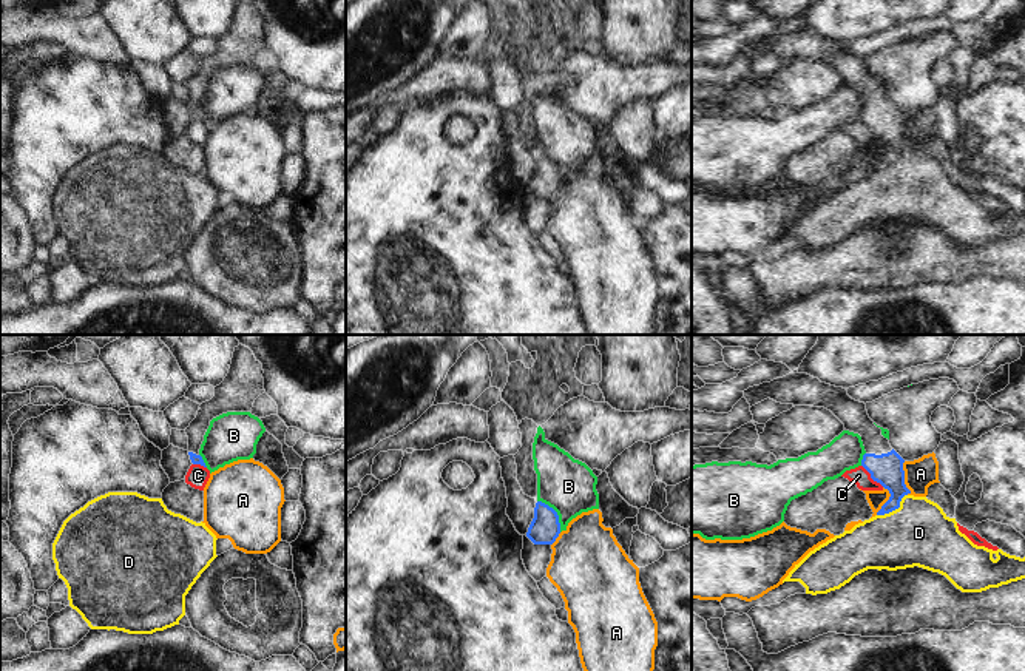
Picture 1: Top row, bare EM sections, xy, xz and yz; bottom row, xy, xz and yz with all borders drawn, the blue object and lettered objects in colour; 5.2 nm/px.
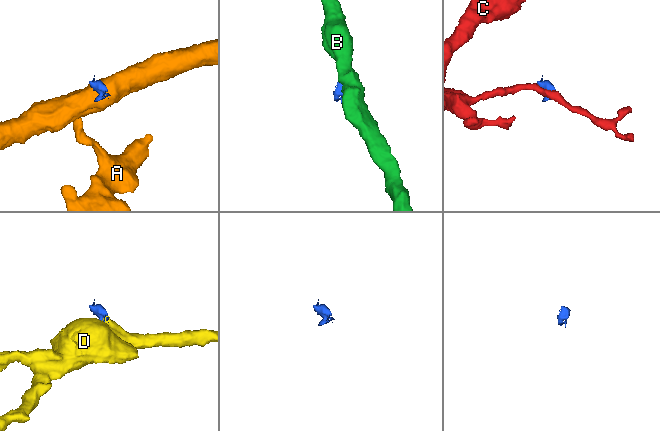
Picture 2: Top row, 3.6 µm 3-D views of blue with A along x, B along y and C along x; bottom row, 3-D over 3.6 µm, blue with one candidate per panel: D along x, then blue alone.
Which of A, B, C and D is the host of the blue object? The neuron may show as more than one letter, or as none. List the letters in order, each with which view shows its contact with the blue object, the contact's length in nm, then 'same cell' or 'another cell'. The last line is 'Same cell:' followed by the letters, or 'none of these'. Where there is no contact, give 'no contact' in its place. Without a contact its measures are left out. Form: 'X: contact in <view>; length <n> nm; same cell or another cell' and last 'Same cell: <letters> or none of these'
A: contact in yz; length 180 nm; another cell
B: contact in xz; length 200 nm; another cell
C: contact in yz; length 170 nm; another cell
D: contact in yz; length 200 nm; same cell
Same cell: D

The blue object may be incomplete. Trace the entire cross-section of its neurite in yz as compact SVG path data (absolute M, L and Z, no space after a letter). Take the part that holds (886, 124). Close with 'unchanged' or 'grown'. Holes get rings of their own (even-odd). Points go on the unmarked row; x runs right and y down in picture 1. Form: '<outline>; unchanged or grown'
M793 25L783 32L749 42L744 45L744 52L750 62L770 52L781 59L814 60L830 65L844 79L846 85L861 91L866 105L861 120L874 136L891 148L875 171L855 179L851 185L844 185L810 205L795 219L783 238L800 236L806 242L806 248L817 250L840 244L868 224L897 225L914 221L945 230L962 247L982 247L1025 233L1025 211L1020 213L1002 204L993 205L974 199L959 185L956 173L949 173L937 157L911 148L905 139L905 114L891 102L889 94L881 89L881 83L869 72L866 59L852 54L846 43Z; grown

